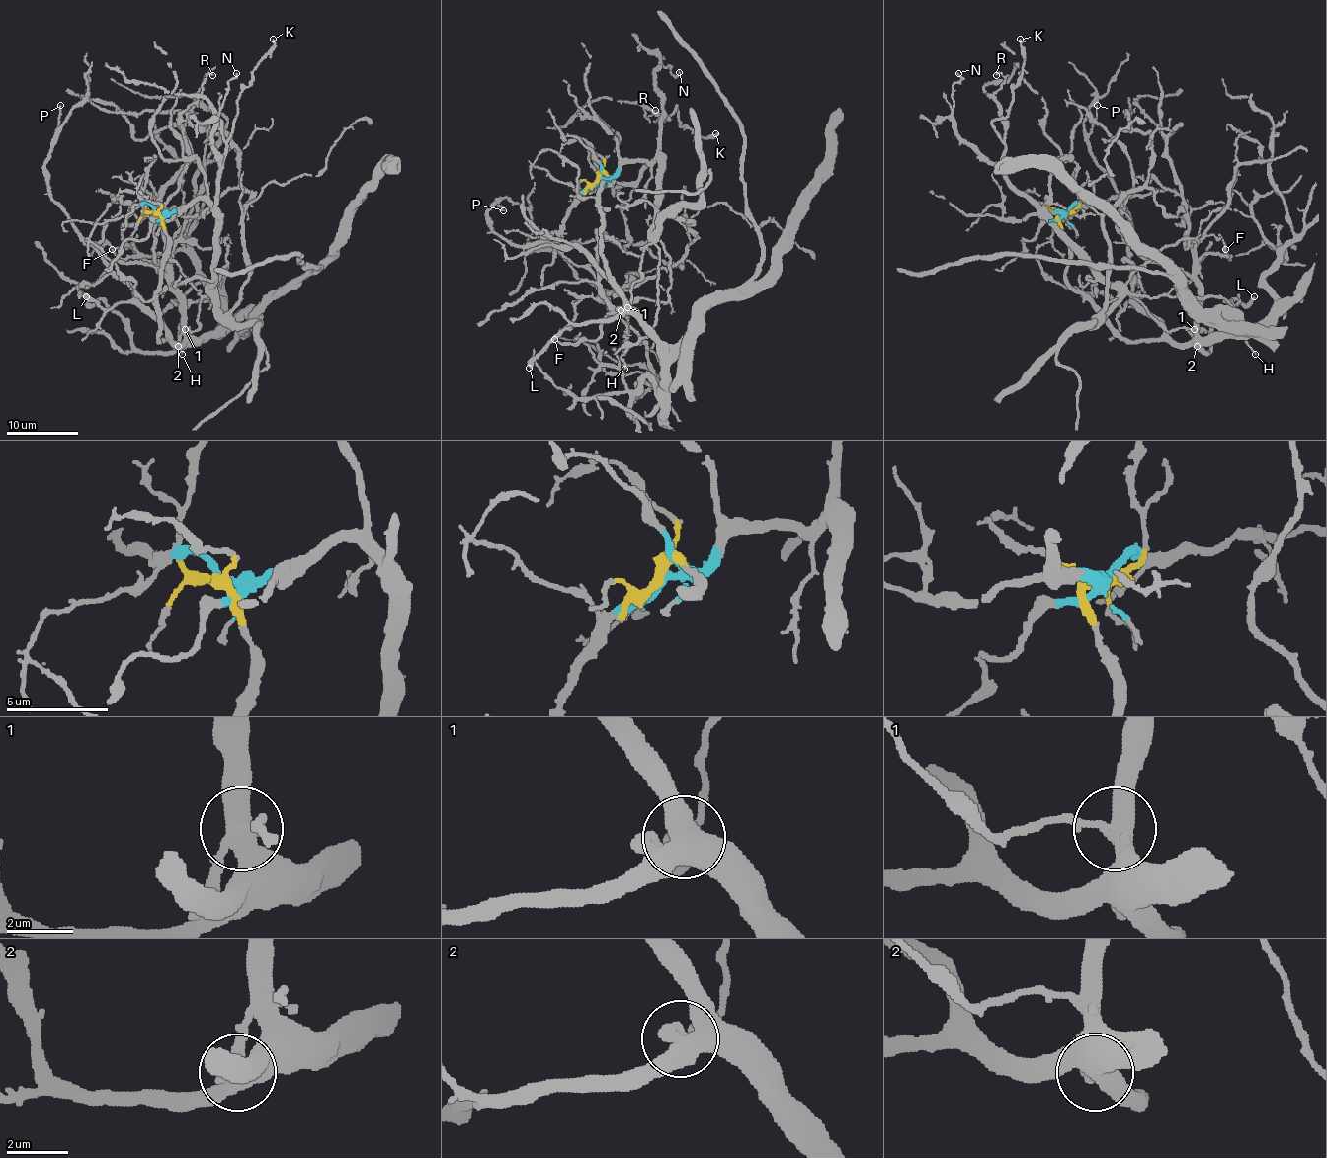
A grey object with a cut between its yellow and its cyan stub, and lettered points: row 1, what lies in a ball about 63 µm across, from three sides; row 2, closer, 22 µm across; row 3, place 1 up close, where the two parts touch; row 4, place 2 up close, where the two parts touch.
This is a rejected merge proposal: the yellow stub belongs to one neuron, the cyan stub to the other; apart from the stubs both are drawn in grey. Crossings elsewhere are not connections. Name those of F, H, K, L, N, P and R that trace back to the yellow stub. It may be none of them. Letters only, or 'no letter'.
F, L, P

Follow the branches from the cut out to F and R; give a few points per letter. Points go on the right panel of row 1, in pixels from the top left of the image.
F: (1065, 212), (1065, 280), (1127, 339), (1194, 336), (1196, 266), (1230, 259), (1226, 250)
R: (1065, 212), (1047, 200), (1033, 205), (1010, 182), (993, 94), (1004, 78), (995, 74)

